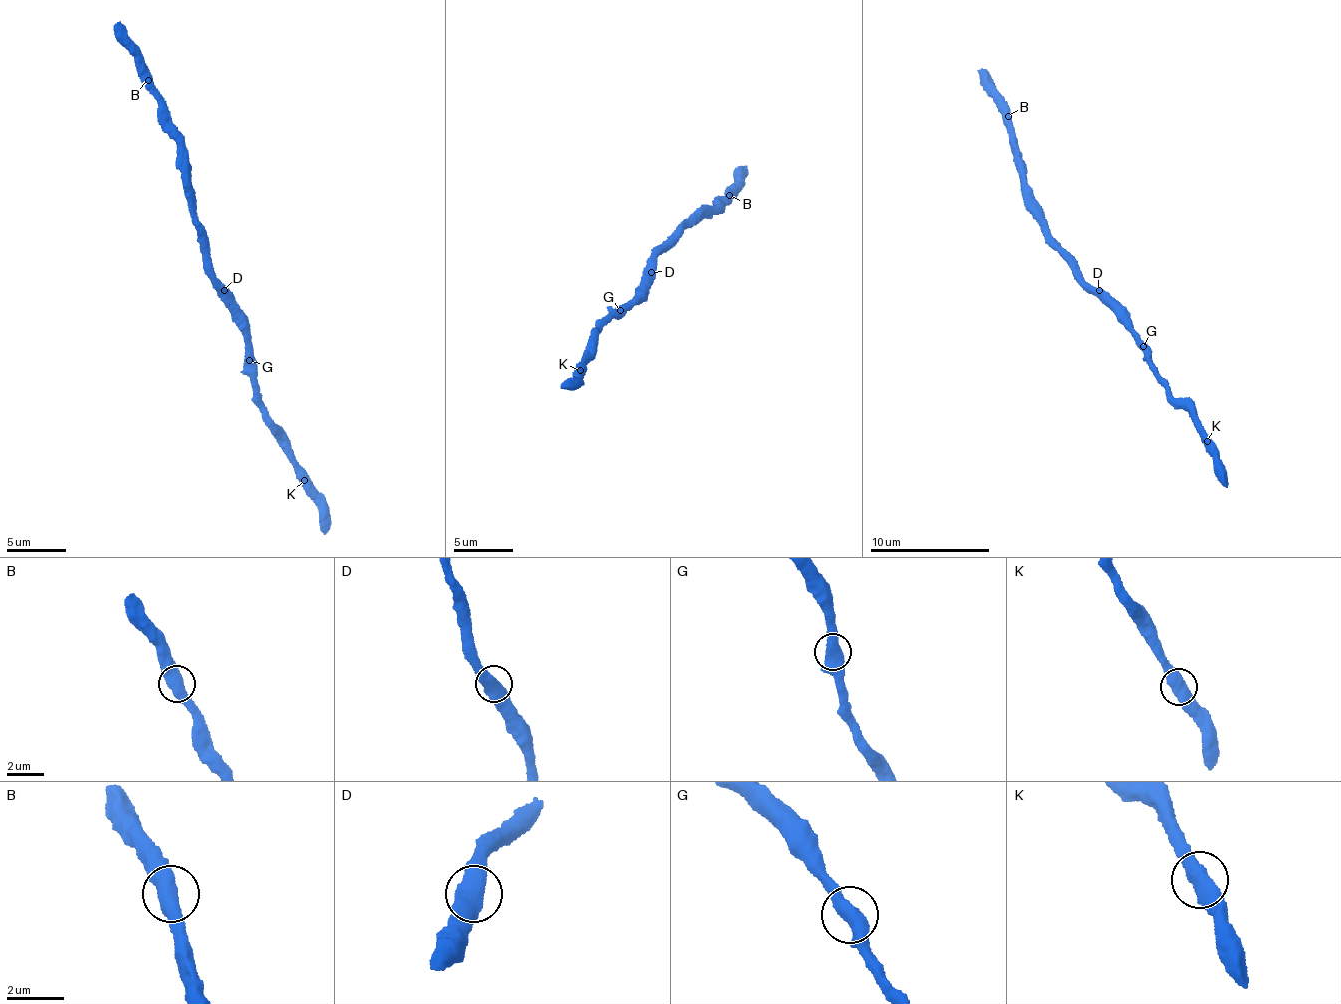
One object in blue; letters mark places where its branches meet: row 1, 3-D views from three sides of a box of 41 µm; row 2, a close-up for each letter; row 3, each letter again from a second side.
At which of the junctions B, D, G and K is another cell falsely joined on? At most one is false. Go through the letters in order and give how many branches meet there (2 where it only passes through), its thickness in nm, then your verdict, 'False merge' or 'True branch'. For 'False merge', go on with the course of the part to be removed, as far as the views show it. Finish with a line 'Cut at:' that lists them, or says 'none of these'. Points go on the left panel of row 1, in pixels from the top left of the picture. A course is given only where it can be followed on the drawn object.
B: Branches: 2. Thickness 550 nm. True branch
D: Branches: 2. Thickness 500 nm. True branch
G: Branches: 2. Thickness 550 nm. True branch
K: Branches: 2. Thickness 550 nm. True branch
Cut at: none of these

